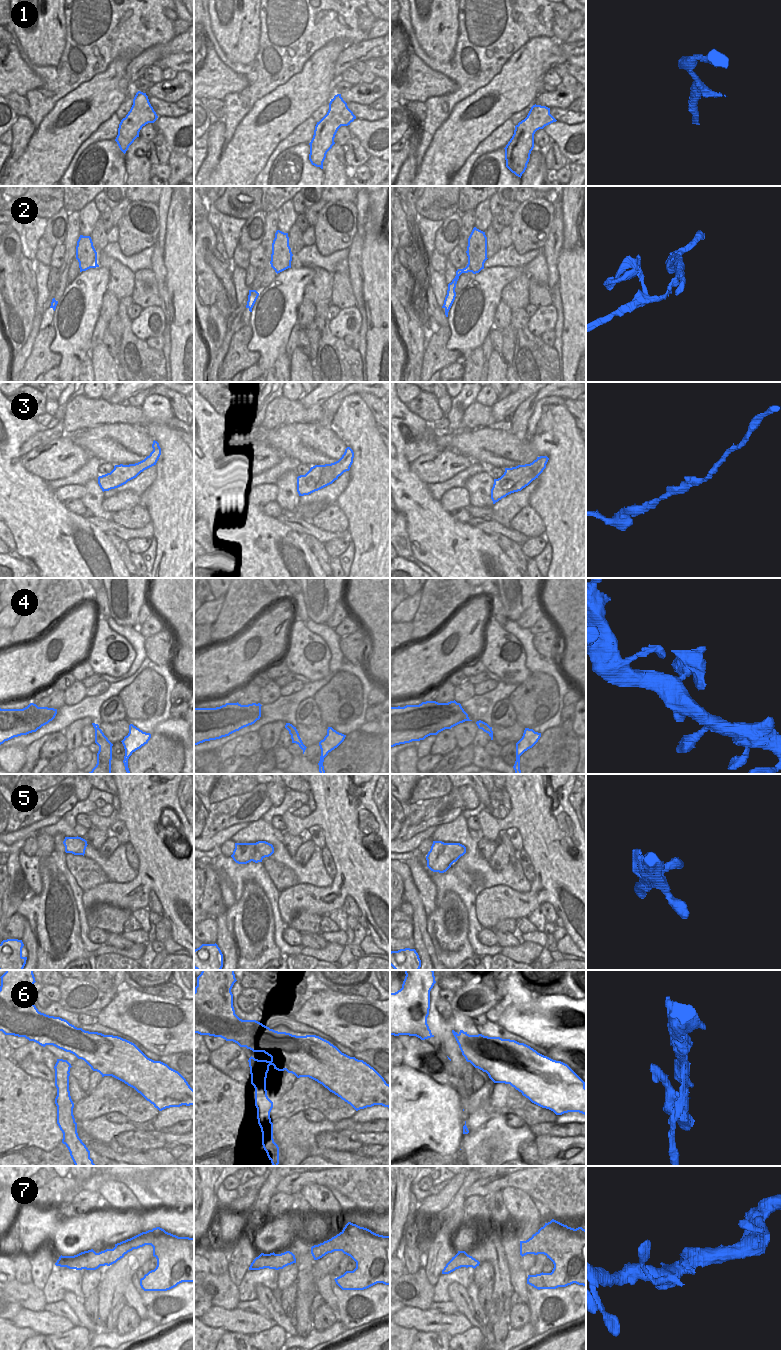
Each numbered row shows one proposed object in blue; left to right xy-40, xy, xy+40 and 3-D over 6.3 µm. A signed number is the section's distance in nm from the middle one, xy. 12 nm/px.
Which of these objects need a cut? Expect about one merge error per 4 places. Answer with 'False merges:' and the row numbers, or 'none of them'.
False merges: 2, 4

